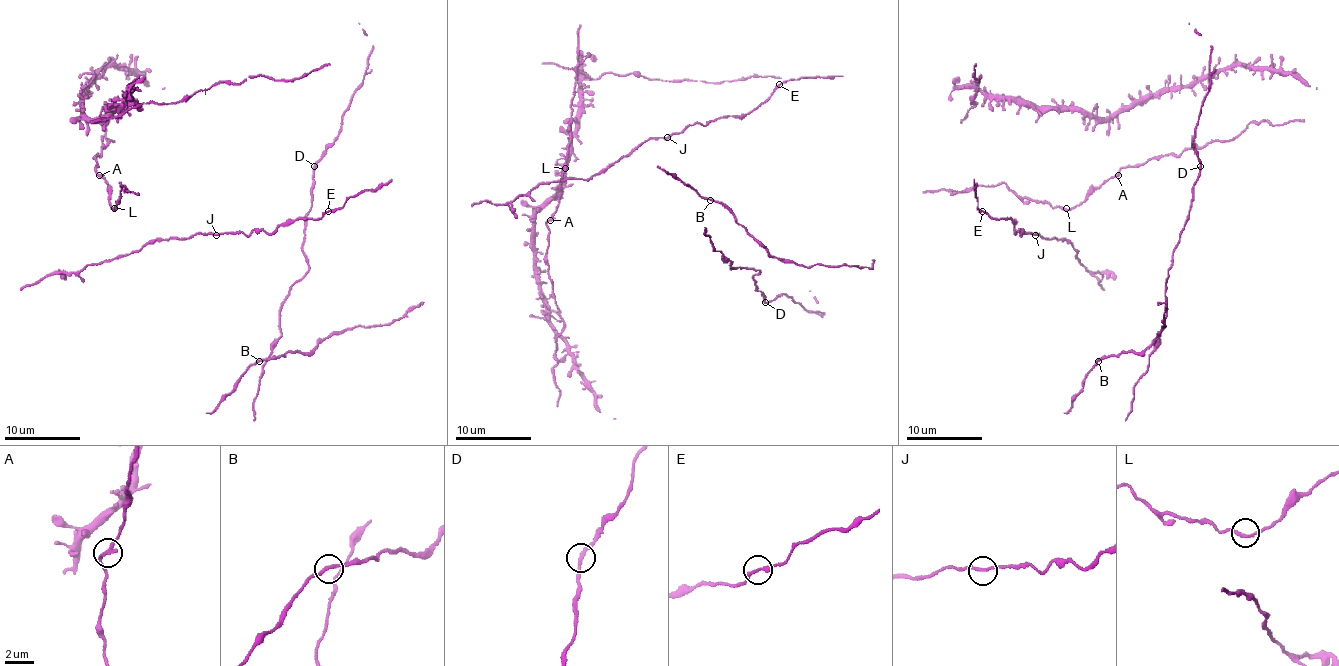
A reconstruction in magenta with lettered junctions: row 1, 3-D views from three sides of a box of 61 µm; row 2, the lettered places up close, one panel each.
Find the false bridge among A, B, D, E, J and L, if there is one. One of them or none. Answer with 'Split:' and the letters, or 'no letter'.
Split: no letter

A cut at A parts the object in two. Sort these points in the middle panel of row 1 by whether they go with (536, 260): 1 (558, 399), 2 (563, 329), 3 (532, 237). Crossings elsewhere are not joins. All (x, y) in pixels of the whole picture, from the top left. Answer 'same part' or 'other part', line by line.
1: other part
2: other part
3: same part

